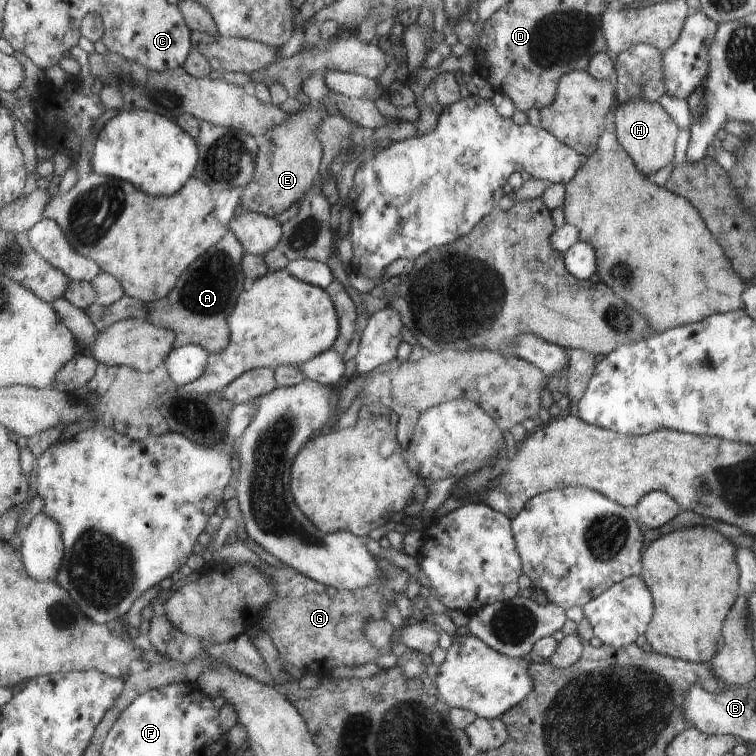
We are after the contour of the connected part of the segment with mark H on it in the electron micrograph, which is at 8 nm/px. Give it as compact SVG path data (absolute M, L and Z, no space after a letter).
M634 101L619 103L615 112L615 132L618 143L623 150L633 158L637 167L642 168L642 174L654 174L672 163L674 159L674 146L678 136L676 122L668 116L666 110L656 101Z

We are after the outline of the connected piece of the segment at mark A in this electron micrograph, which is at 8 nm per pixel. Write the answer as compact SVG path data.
M231 231L226 232L222 241L210 246L205 254L190 264L190 270L182 274L182 282L178 282L178 290L164 300L149 302L149 322L176 331L177 348L197 345L204 347L210 355L228 349L232 338L229 318L247 287L243 266L245 254L244 244Z

